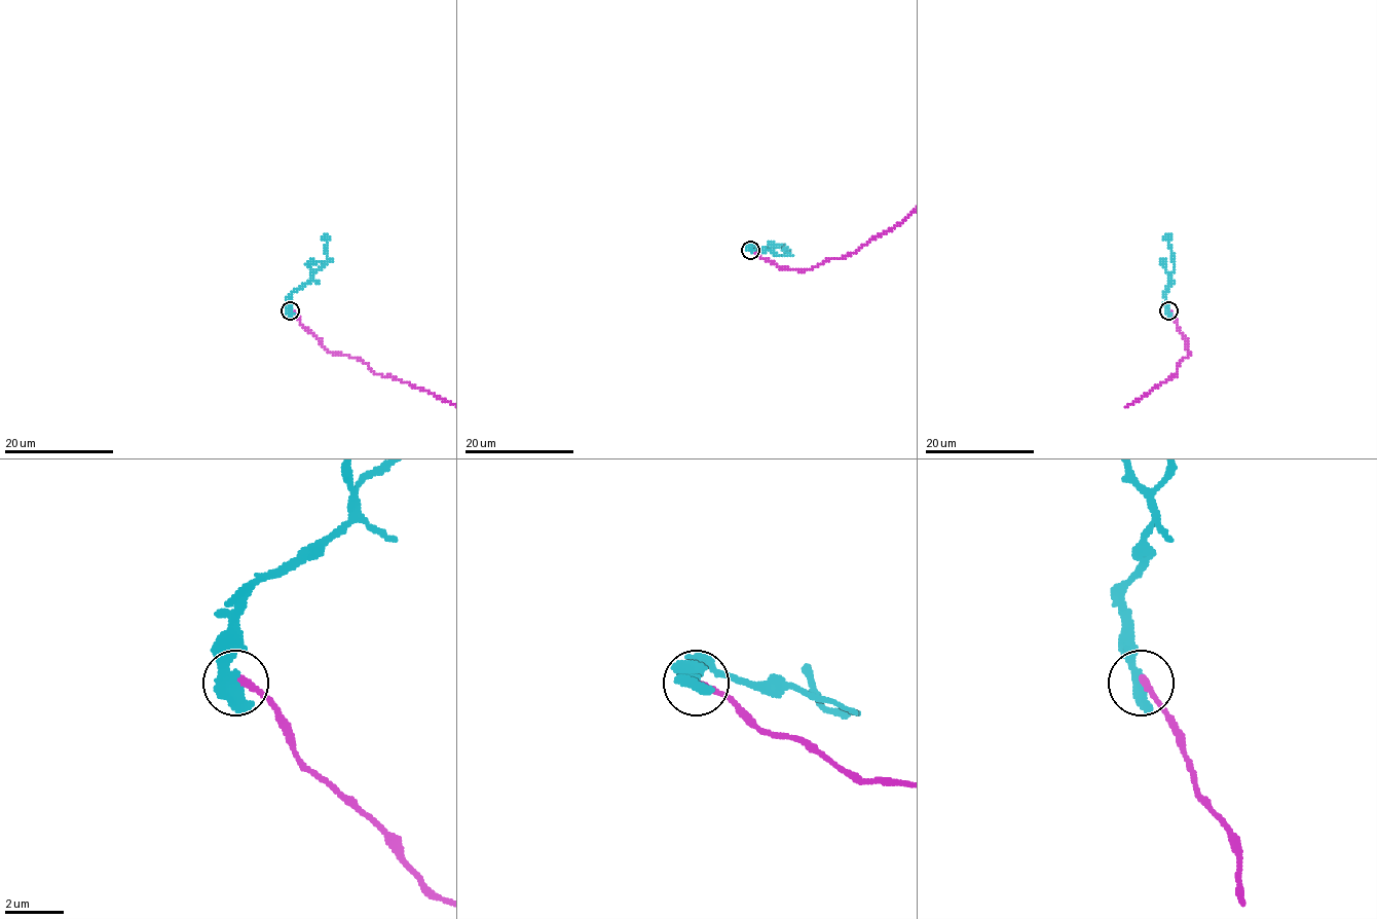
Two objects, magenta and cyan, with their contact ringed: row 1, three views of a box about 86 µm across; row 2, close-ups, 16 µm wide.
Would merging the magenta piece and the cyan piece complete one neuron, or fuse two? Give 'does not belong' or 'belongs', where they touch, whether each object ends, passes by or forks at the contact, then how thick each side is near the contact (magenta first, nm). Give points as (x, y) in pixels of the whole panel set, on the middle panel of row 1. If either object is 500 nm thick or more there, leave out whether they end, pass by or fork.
does not belong | (750, 250) | 240/550 nm

